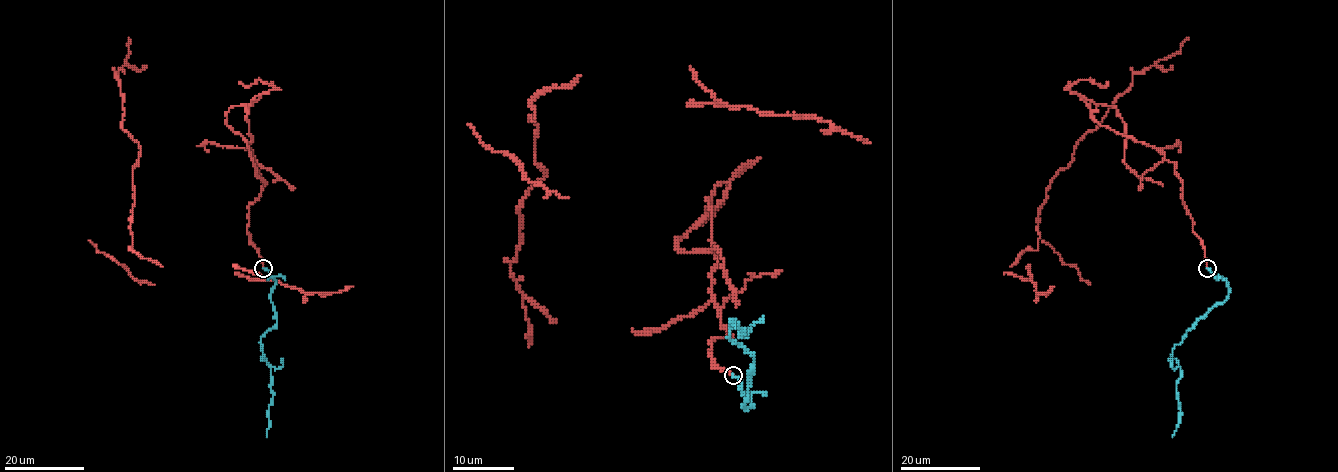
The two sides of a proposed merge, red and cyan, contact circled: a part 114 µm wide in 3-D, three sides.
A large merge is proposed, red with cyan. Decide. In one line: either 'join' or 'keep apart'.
join

